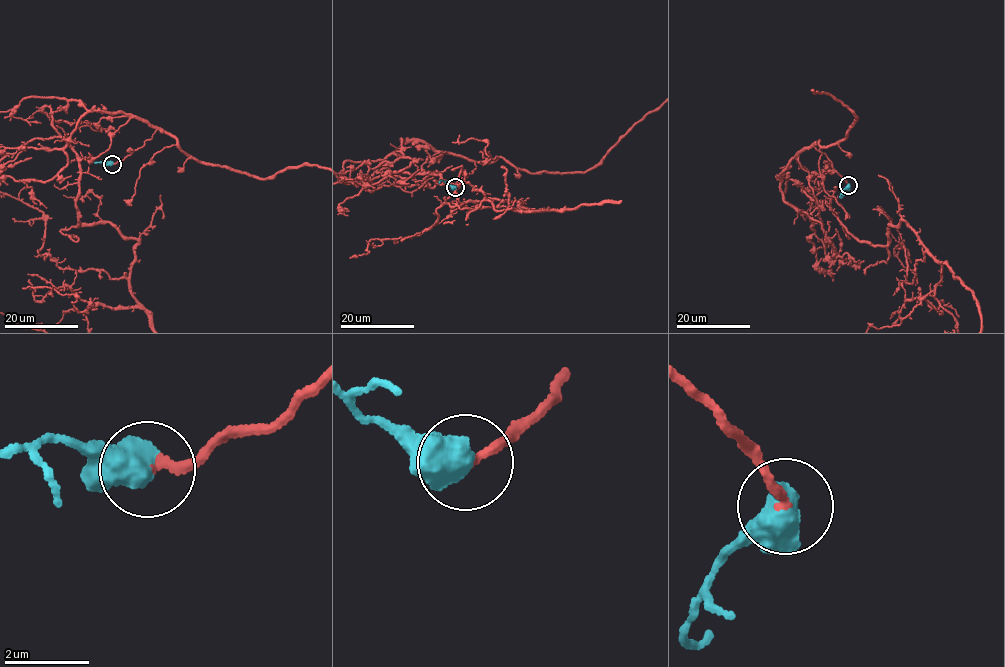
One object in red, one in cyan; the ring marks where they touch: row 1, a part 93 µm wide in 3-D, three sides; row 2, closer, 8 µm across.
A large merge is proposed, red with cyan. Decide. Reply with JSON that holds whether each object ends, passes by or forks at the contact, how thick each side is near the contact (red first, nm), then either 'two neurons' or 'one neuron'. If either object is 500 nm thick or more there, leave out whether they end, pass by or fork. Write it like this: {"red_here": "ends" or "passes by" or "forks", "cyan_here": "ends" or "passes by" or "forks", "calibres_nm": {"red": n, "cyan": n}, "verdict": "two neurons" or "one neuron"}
{"calibres_nm": {"red": 200, "cyan": 850}, "verdict": "one neuron"}

